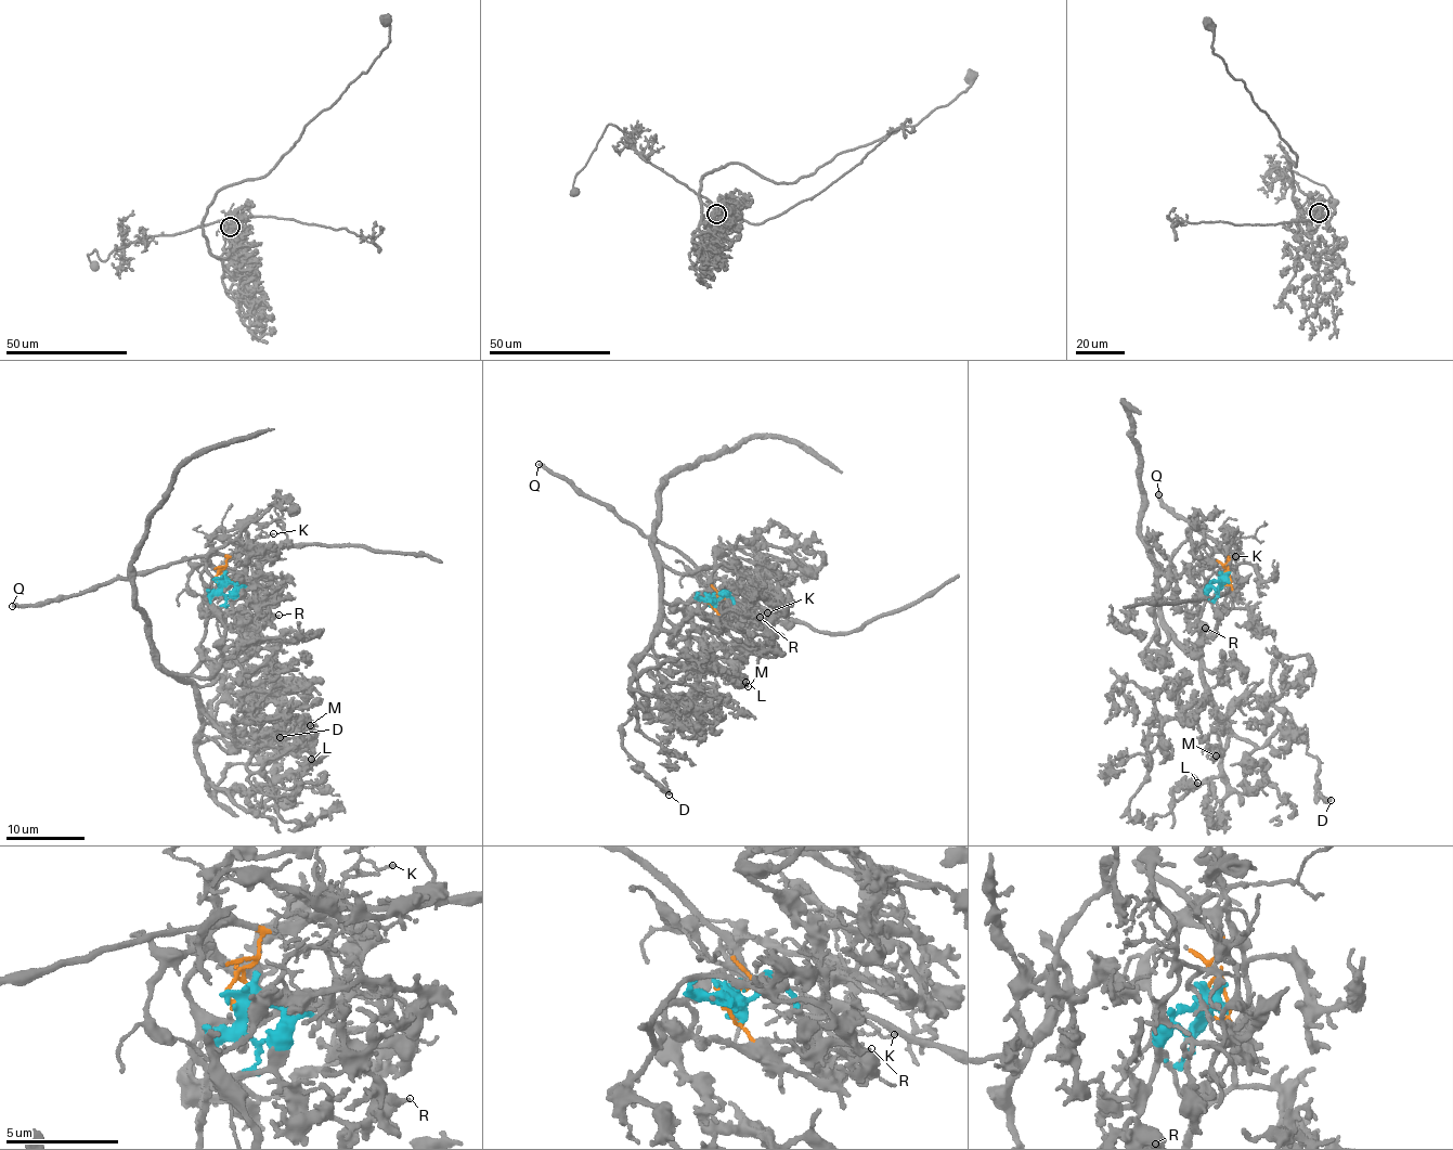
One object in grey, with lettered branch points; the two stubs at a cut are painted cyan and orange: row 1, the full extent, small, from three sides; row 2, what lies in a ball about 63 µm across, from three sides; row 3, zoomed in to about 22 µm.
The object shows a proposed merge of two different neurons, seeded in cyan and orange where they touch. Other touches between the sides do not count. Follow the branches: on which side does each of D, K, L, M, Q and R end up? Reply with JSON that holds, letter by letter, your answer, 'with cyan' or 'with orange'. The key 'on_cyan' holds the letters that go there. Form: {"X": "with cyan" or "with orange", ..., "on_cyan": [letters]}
{"D": "with cyan", "K": "with orange", "L": "with cyan", "M": "with cyan", "Q": "with orange", "R": "with cyan", "on_cyan": ["D", "L", "M", "R"]}

